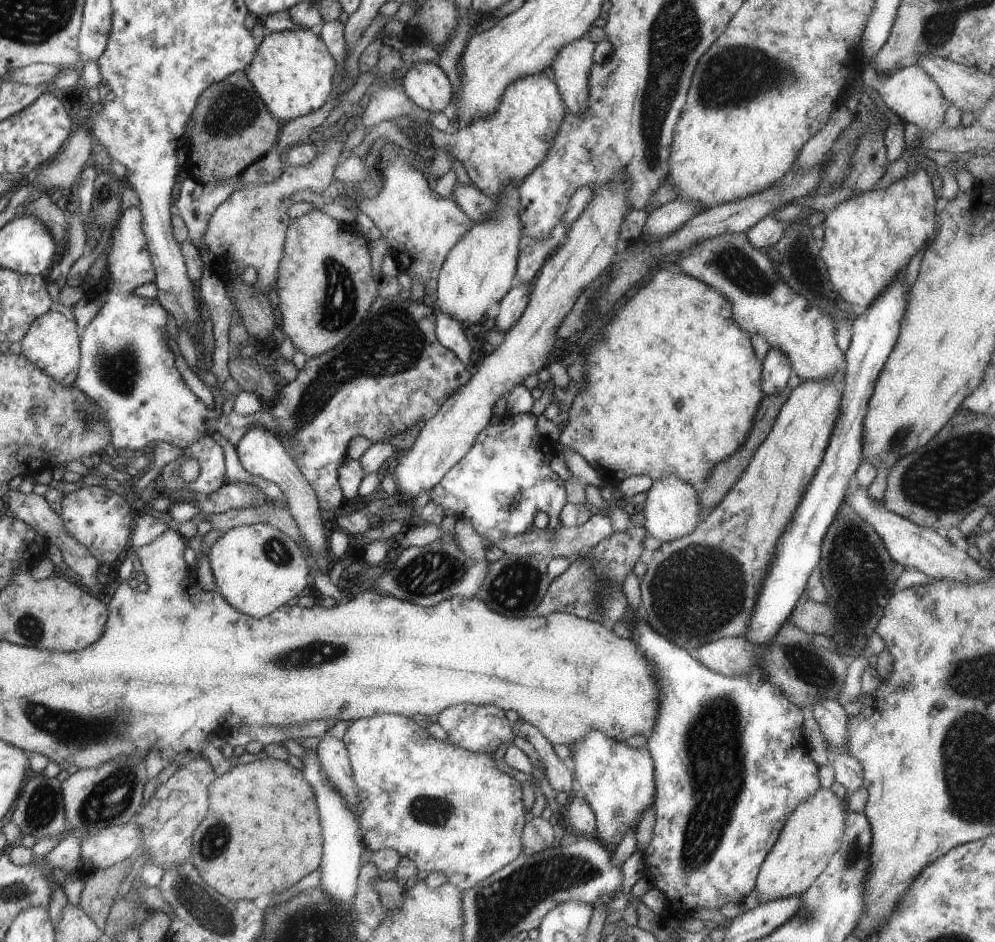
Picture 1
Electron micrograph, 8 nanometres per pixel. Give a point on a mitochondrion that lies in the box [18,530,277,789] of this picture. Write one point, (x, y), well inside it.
(74, 731)

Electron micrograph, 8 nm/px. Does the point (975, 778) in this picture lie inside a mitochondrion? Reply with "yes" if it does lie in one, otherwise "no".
yes

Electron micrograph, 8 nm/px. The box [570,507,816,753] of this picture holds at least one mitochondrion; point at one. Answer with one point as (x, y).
(699, 590)

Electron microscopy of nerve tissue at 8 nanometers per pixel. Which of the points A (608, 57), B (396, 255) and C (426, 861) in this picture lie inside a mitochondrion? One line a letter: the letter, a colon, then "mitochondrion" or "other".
A: other
B: other
C: other

